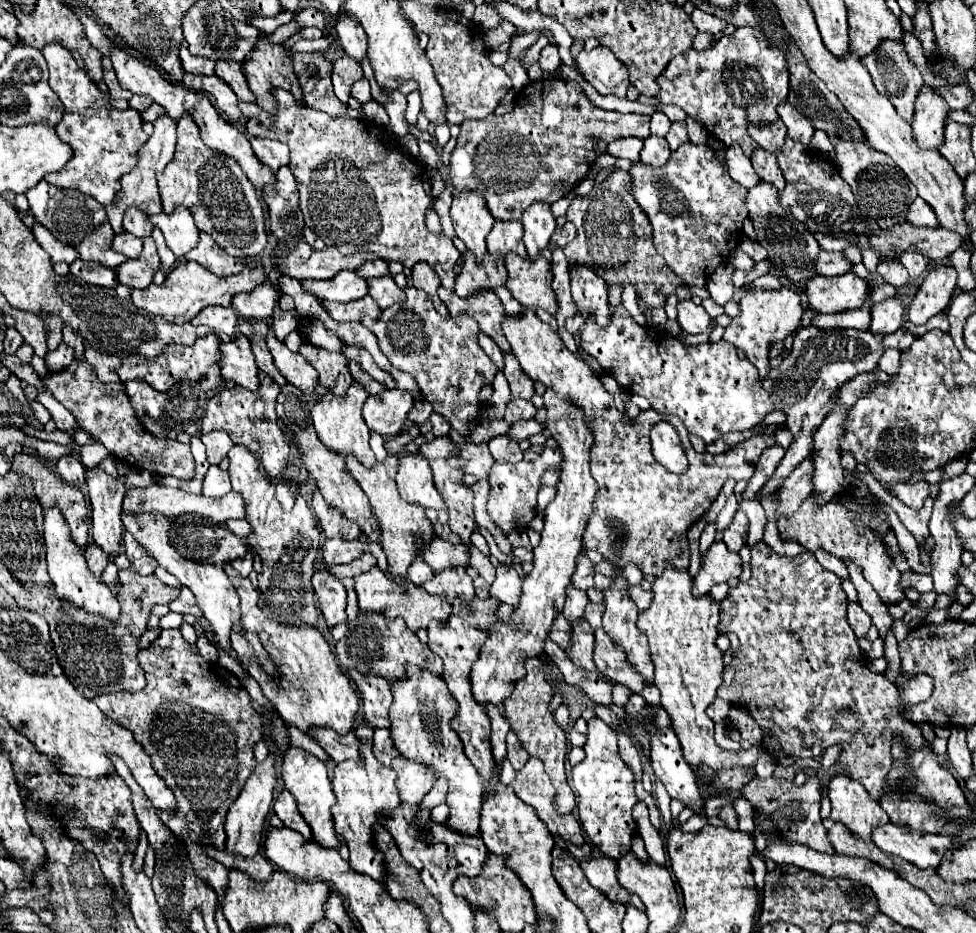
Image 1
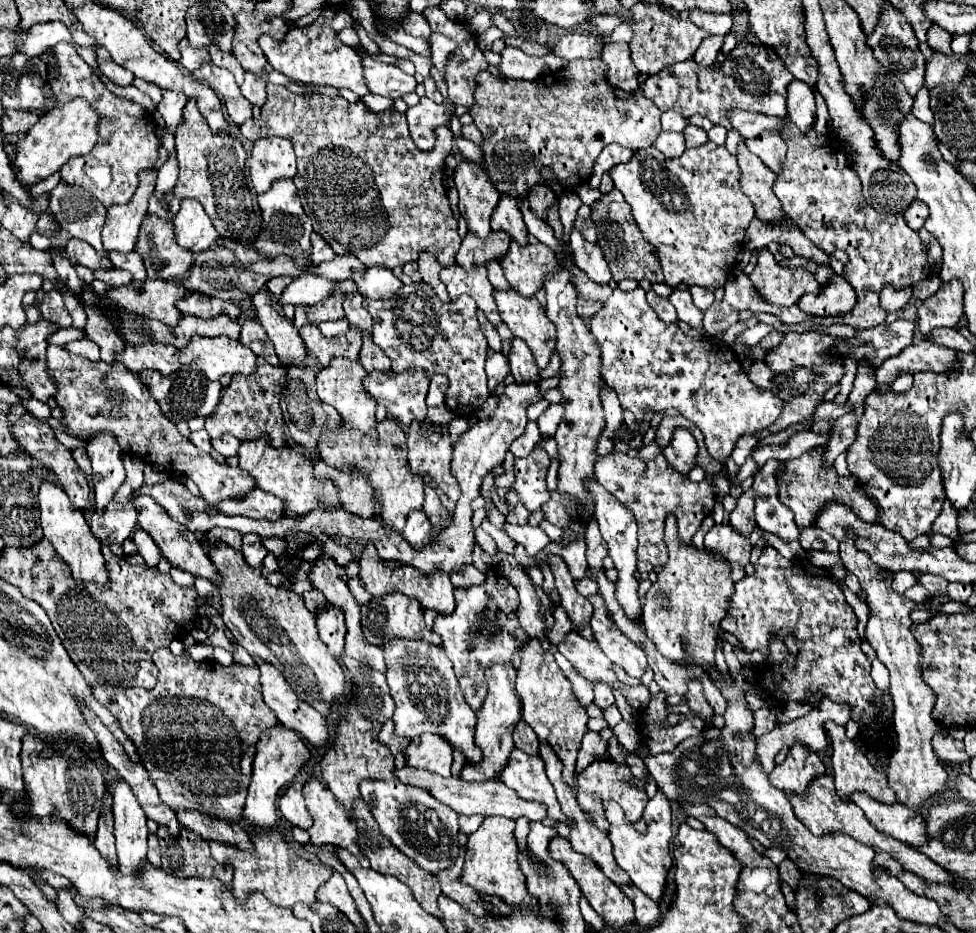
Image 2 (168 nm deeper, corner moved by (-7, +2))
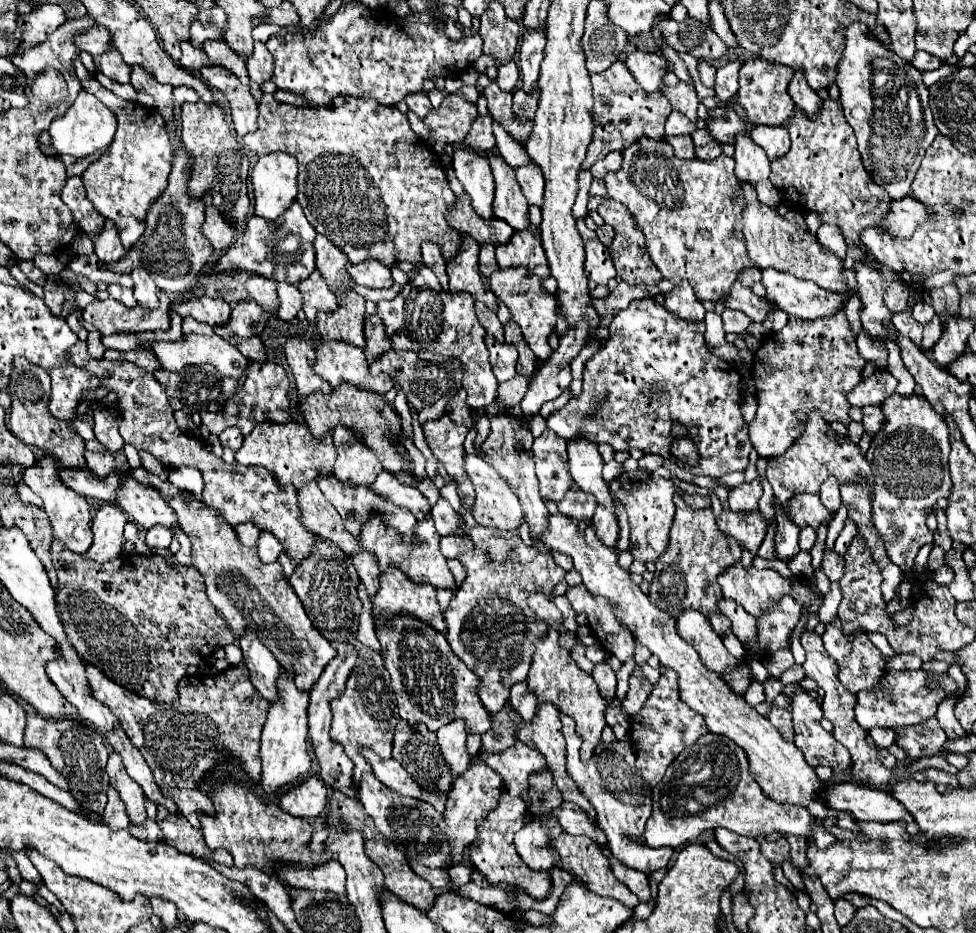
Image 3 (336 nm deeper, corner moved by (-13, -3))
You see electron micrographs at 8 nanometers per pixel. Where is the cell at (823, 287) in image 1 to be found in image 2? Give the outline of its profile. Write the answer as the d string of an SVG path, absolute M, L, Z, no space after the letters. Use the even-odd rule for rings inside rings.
M834 274L830 282L820 288L818 296L806 294L804 298L800 298L798 304L800 310L814 316L838 316L850 312L854 306L856 306L856 292L842 274Z

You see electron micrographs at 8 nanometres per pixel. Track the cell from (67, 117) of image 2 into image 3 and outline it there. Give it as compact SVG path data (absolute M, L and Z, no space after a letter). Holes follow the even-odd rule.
M84 89L78 93L76 103L66 111L66 115L60 119L54 119L54 123L50 127L52 147L58 153L68 153L74 157L86 157L102 147L110 145L114 139L114 133L116 133L116 115L102 101L98 101L92 93L88 93Z

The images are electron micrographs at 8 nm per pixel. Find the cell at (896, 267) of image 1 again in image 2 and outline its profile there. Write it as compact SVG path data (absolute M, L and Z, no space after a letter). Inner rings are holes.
M884 286L880 292L880 304L884 306L884 310L900 310L908 304L912 296L912 286L906 288L894 288L894 286Z

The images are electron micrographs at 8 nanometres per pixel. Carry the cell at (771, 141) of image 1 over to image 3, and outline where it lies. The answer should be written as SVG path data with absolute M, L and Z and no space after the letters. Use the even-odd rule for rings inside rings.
M712 109L708 111L708 123L706 131L718 141L718 143L734 143L734 135L738 131L746 131L744 121L730 109Z

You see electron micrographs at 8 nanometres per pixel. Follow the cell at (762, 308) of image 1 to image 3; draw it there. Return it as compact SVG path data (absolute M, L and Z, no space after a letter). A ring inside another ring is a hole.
M740 181L740 195L744 199L744 211L742 211L742 231L748 243L748 255L754 259L754 263L760 269L774 267L778 271L788 271L794 277L802 277L808 281L814 281L816 285L838 291L848 295L850 287L846 285L844 263L840 257L836 257L832 251L826 251L818 241L816 235L812 235L808 229L800 229L796 223L786 221L778 215L776 207L764 205L756 197L756 189L752 183Z

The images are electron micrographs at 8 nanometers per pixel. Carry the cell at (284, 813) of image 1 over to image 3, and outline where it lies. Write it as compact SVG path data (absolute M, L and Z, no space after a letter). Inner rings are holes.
M310 775L300 785L280 797L280 807L302 819L316 819L328 801L328 789L318 775Z

